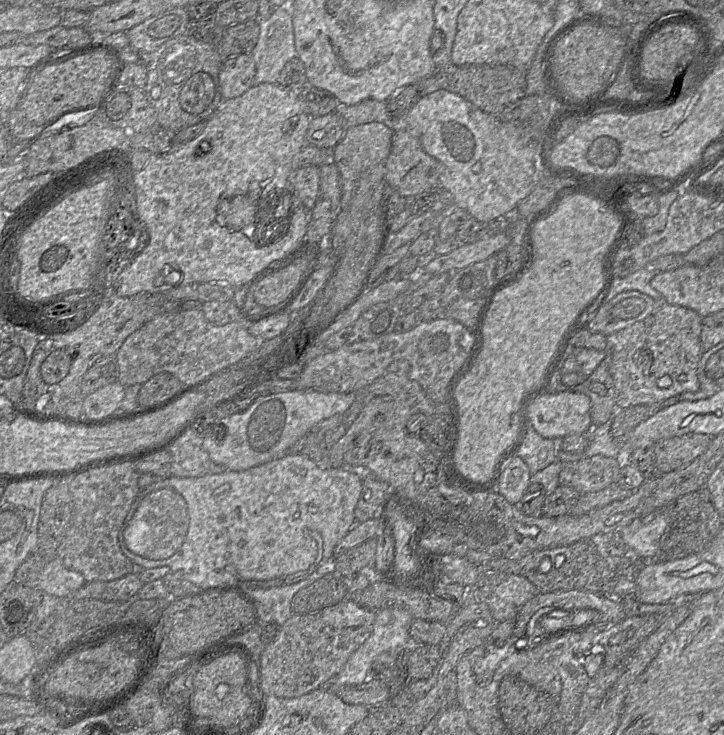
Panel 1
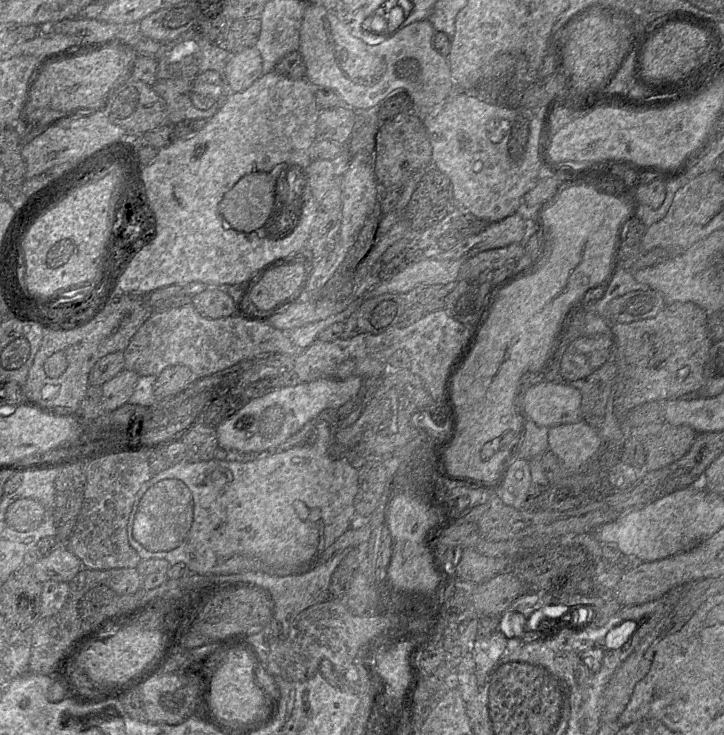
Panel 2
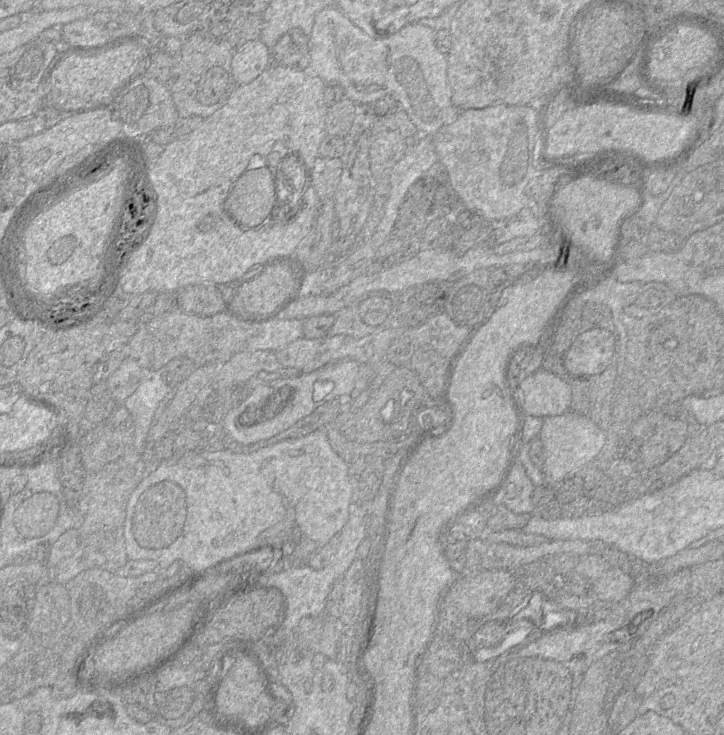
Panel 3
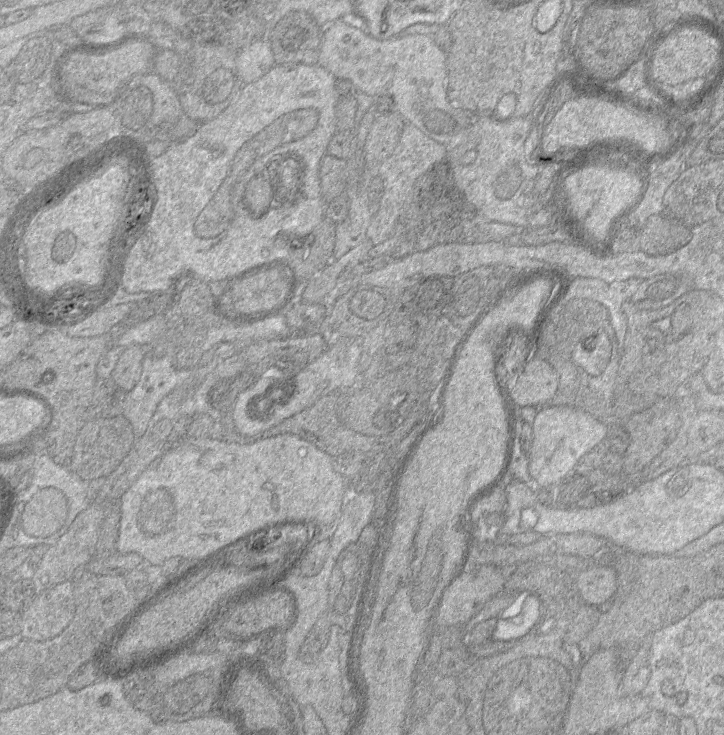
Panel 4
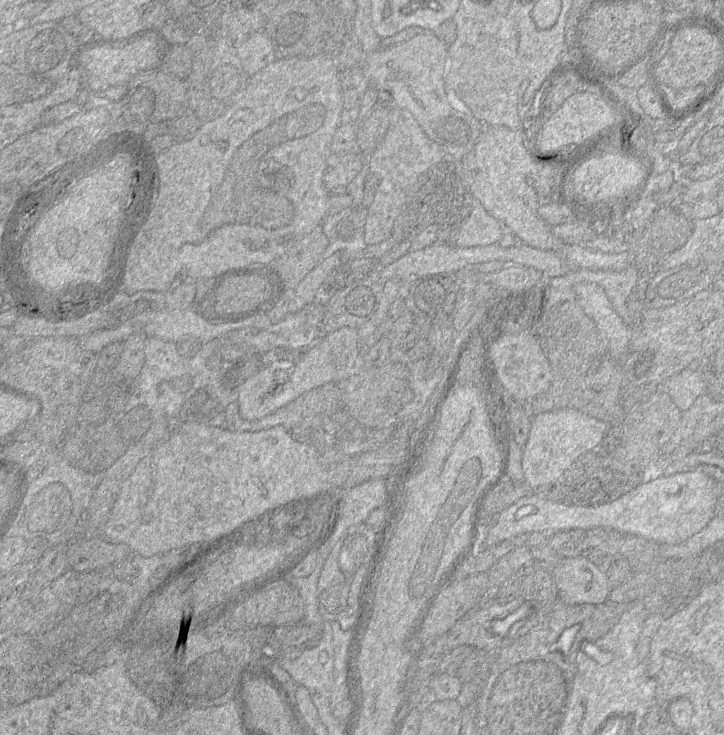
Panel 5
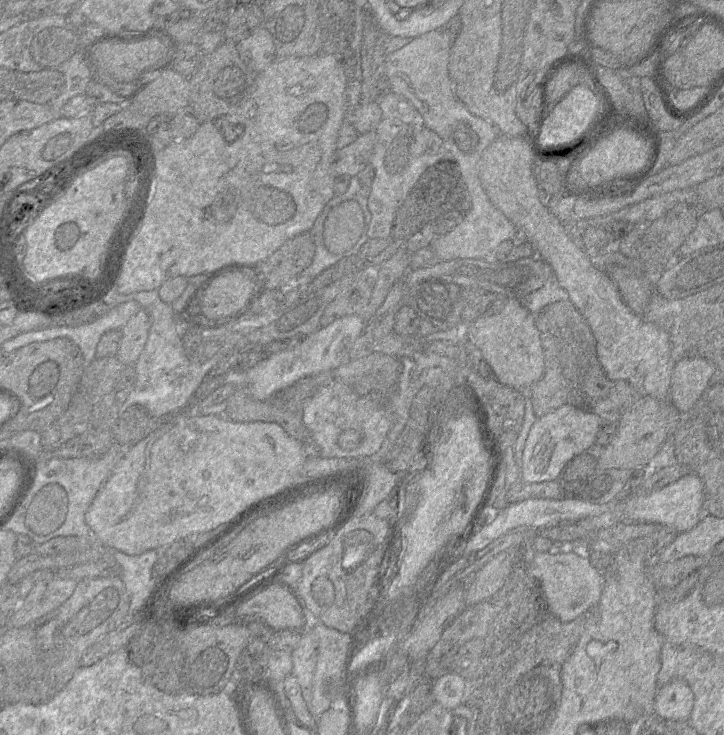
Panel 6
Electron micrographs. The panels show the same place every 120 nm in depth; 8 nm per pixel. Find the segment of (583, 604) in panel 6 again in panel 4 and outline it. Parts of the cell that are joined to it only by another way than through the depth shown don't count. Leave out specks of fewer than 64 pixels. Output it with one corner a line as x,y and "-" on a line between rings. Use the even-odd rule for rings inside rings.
590,563
574,580
582,601
591,606
598,607
617,591
617,572
612,567

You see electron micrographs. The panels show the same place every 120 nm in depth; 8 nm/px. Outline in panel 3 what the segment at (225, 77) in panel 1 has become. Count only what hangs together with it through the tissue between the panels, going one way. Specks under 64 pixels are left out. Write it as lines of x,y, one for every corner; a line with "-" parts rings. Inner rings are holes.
261,40
250,42
233,54
232,75
237,86
253,82
271,64
271,49

